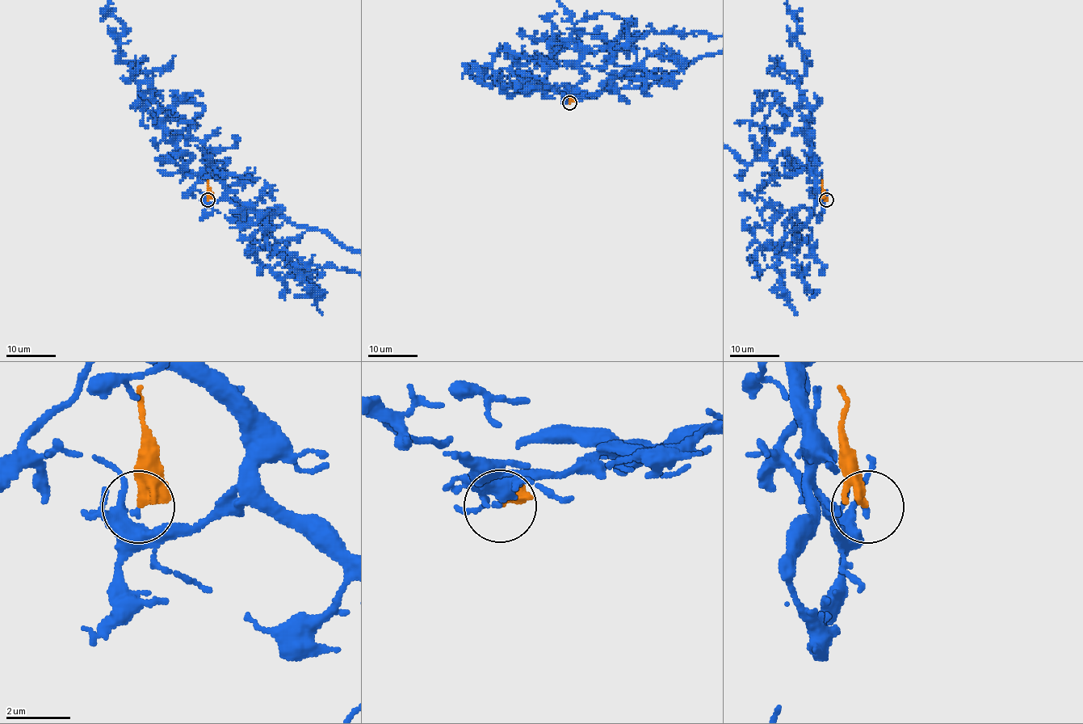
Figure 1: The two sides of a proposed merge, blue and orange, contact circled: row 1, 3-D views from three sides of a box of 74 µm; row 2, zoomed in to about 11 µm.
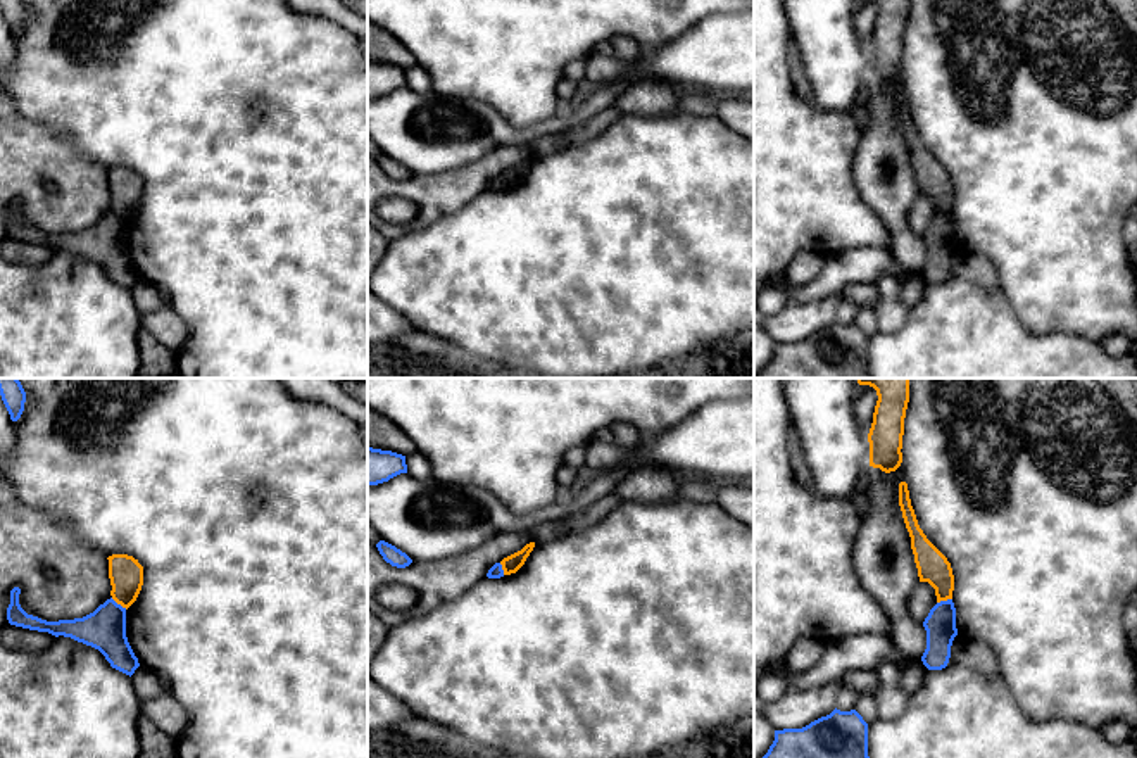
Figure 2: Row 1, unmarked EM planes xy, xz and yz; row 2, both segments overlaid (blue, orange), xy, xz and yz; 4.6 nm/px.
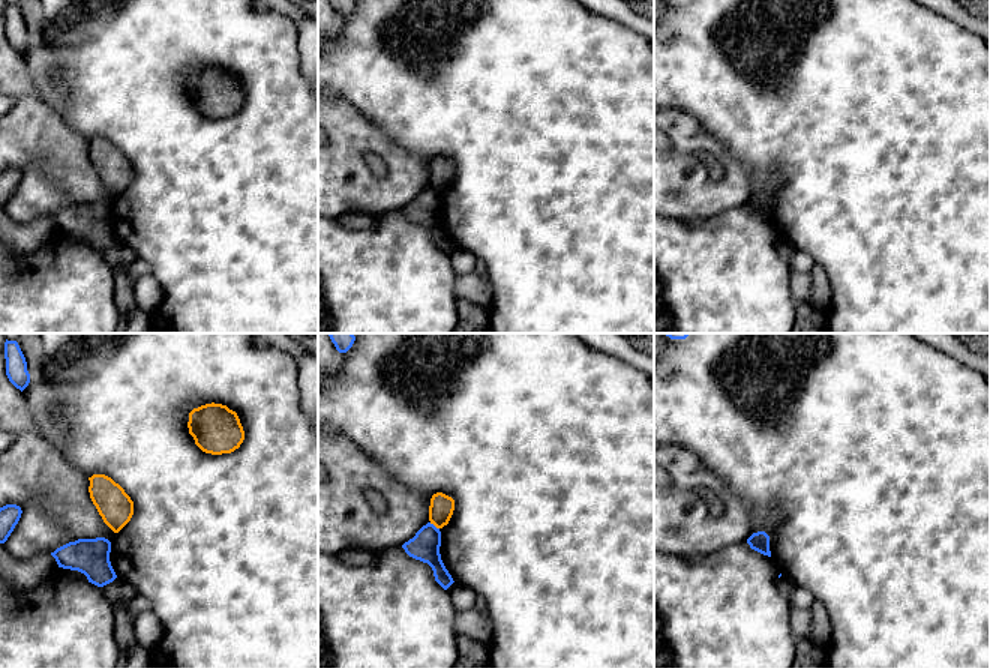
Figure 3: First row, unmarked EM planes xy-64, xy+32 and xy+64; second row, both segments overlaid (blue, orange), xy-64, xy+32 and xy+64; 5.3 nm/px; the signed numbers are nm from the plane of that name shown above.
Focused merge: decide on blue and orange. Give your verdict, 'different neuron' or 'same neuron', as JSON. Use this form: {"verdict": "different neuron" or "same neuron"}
{"verdict": "different neuron"}

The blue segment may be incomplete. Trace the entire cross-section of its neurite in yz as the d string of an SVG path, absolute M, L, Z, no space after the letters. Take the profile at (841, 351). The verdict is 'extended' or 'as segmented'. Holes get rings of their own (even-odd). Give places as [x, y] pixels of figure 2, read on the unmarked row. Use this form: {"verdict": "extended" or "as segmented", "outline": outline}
{"verdict": "as segmented", "outline": "M833 323L802 342L775 344L775 354L756 378L871 378L868 337L856 325Z"}

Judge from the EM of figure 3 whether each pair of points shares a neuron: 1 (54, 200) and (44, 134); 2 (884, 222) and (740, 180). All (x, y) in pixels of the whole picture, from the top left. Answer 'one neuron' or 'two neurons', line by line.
1: two neurons
2: two neurons

